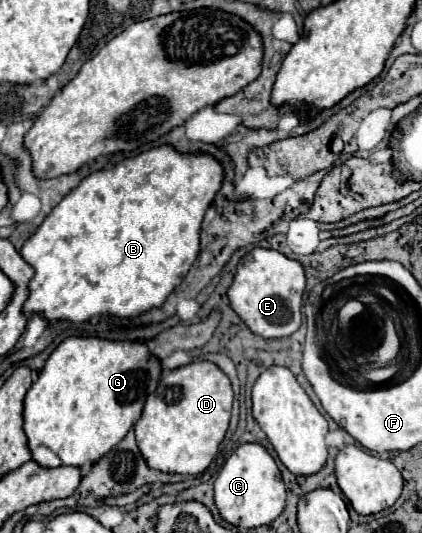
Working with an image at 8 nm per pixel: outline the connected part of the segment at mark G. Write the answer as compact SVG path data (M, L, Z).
M68 337L48 357L38 381L32 383L24 401L24 431L32 459L42 467L94 463L104 457L142 415L142 407L162 375L162 361L150 355L144 341L110 341L102 337Z

